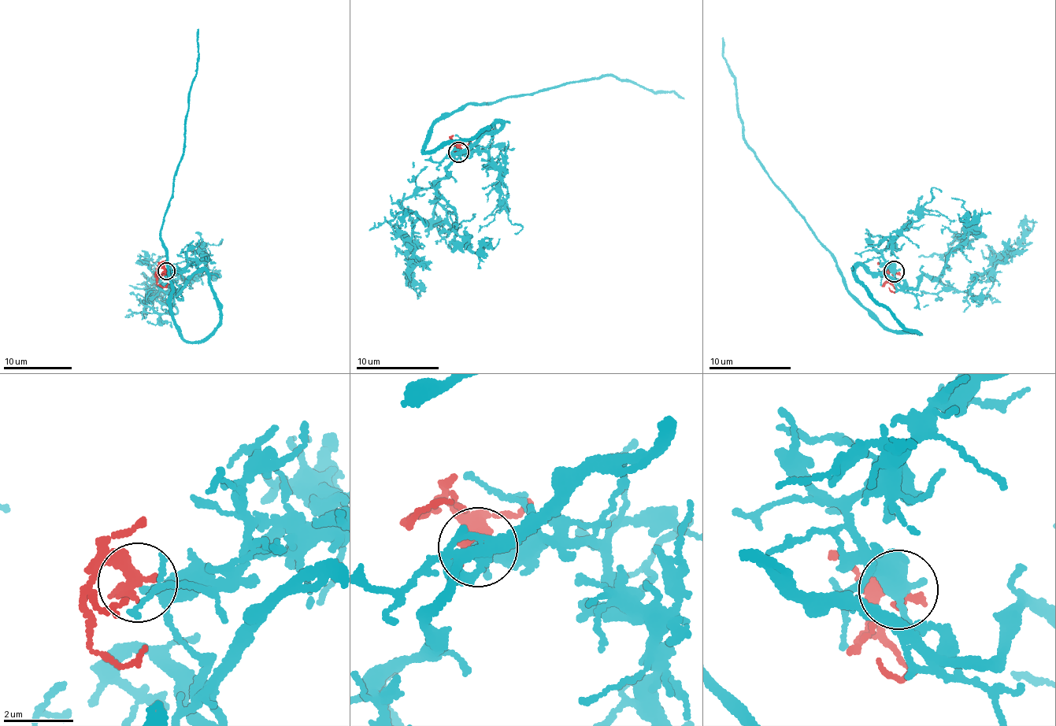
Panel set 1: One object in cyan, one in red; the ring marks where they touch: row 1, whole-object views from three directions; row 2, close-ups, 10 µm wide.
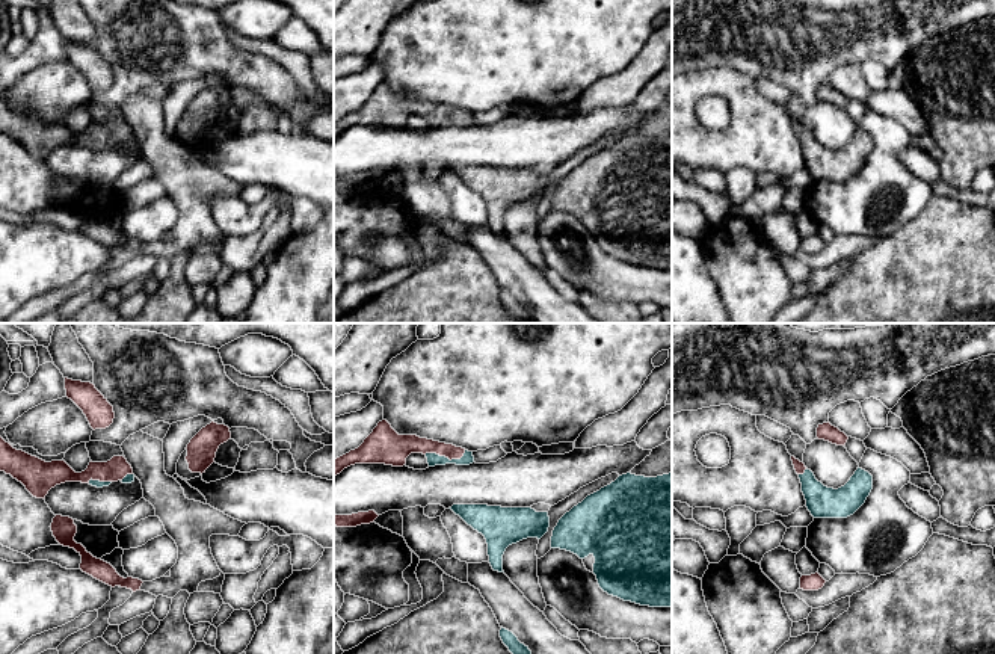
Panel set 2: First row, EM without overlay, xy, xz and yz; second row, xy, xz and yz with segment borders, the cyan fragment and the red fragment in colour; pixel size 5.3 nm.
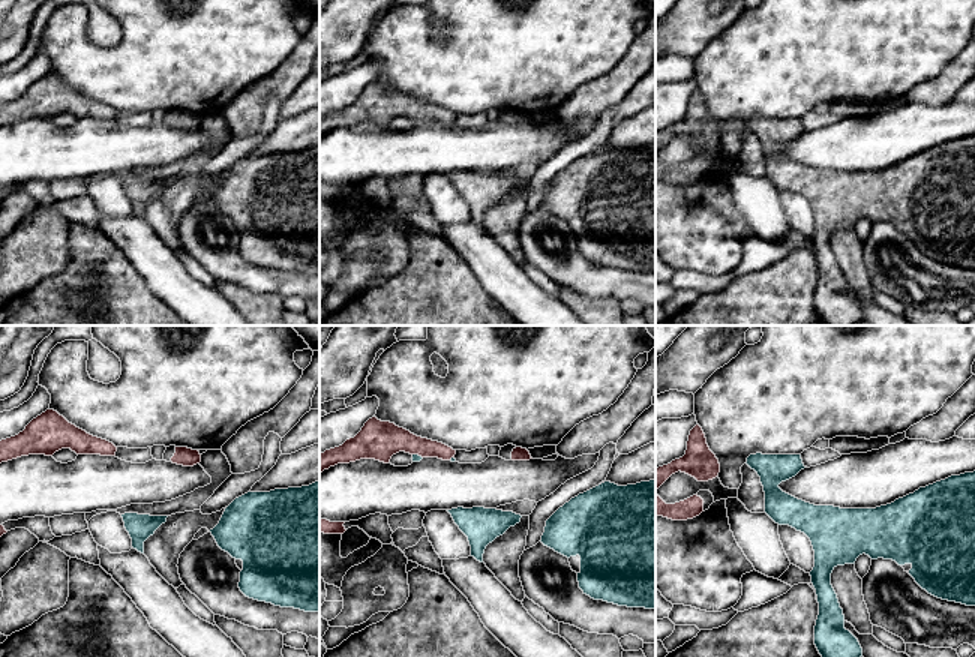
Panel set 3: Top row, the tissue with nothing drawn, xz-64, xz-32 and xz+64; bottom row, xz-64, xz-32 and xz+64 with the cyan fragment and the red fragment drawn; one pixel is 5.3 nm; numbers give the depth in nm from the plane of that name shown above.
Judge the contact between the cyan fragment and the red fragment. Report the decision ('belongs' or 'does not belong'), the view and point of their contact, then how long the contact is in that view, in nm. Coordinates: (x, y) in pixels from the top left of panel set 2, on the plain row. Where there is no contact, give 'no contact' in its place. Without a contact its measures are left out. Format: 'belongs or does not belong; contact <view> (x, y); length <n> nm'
belongs; contact xz (446, 120); length 220 nm

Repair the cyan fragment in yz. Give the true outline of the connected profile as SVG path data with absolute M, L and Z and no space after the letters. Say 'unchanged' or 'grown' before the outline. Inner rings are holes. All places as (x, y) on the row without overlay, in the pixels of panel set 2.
grown; M794 118L791 122L814 180L847 180L865 165L873 151L873 137L859 128L844 148L833 151L818 143L803 124Z

